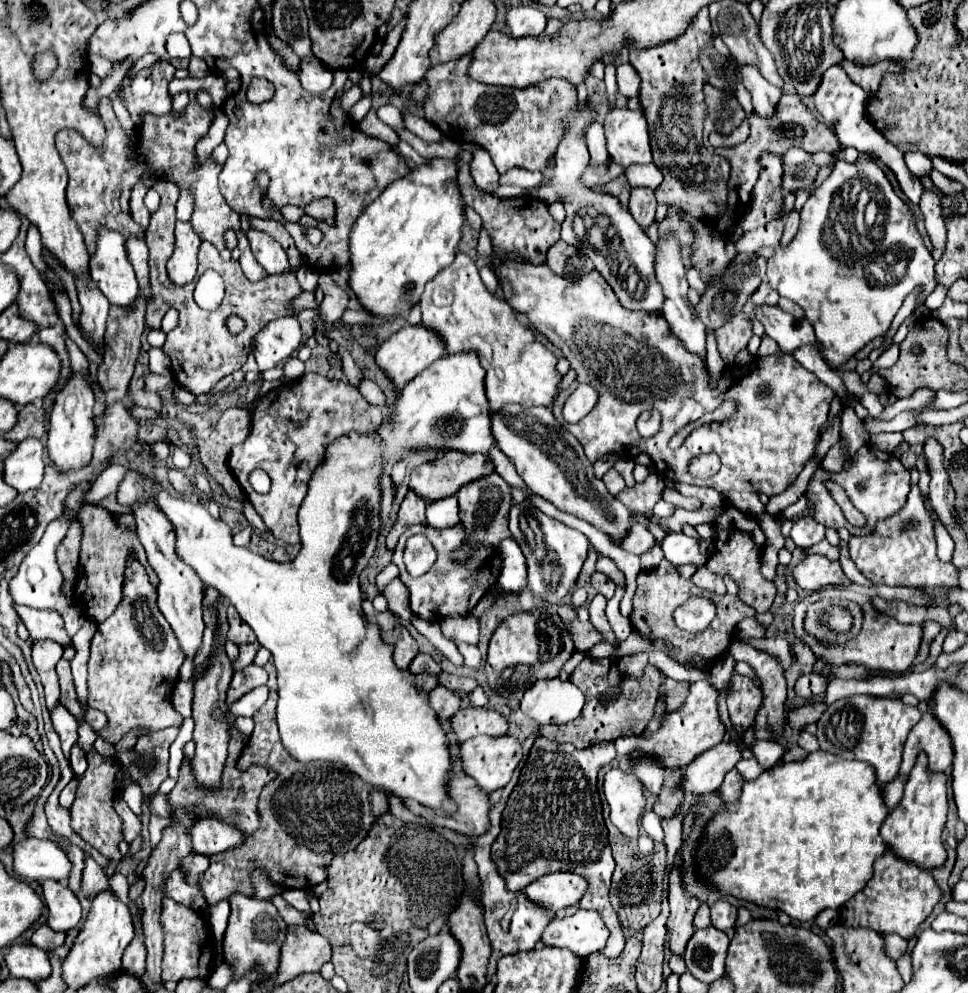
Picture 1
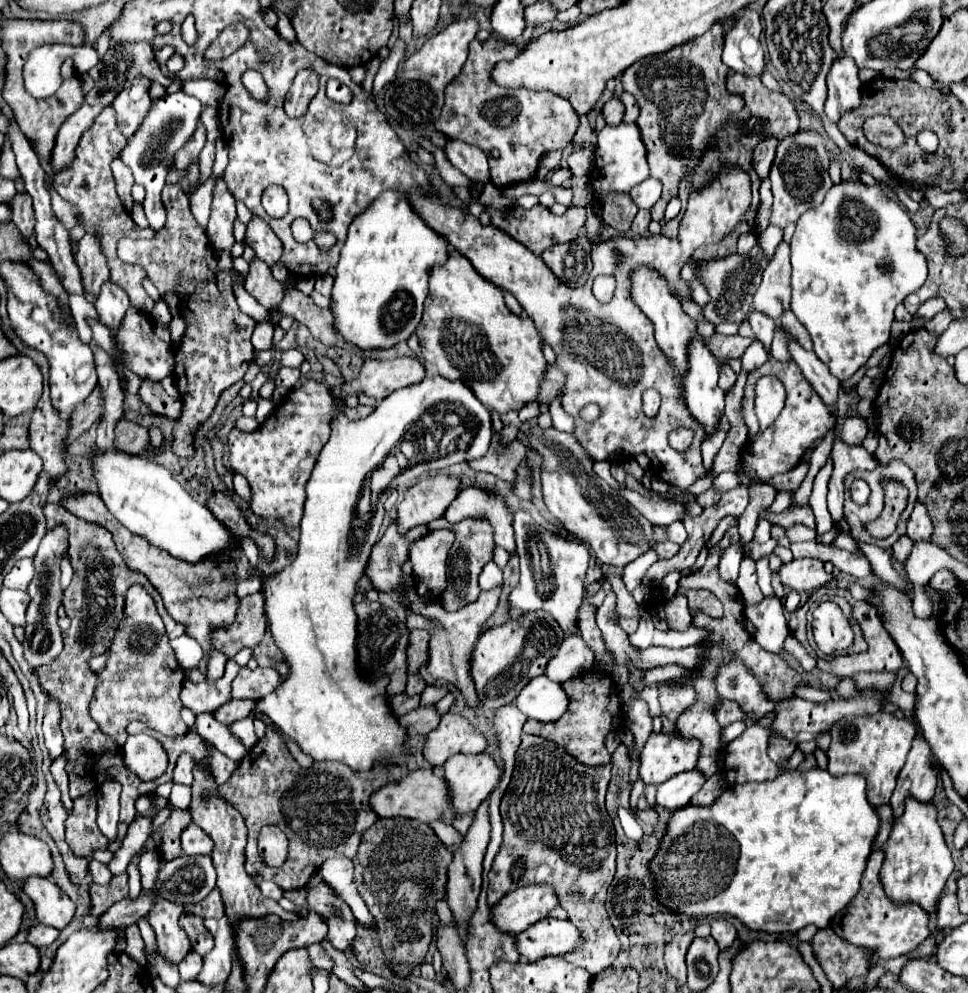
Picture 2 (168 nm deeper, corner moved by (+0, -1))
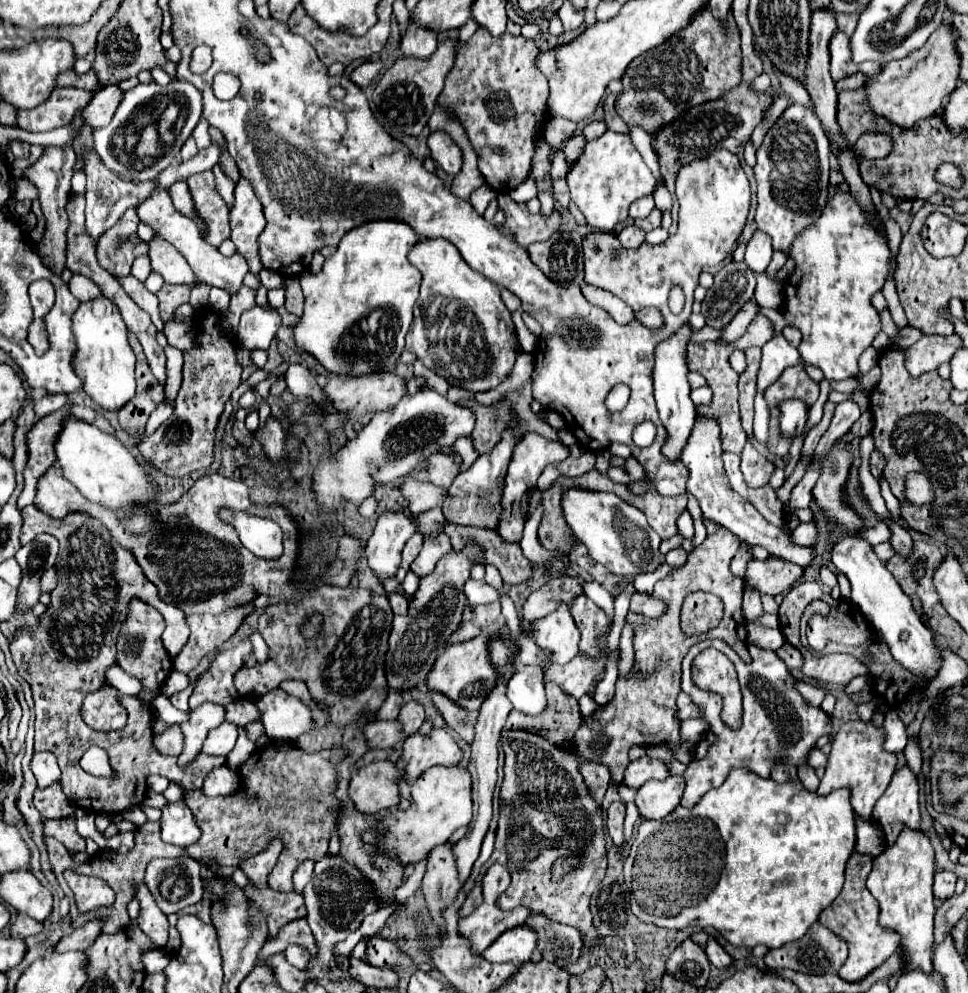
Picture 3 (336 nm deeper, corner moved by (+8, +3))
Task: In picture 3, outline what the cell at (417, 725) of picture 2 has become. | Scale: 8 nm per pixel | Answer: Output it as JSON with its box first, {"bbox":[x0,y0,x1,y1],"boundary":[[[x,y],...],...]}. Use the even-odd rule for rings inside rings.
{"bbox":[364,721,404,749],"boundary":[[[370,721],[364,727],[364,737],[368,749],[392,749],[398,741],[404,741],[398,721]]]}

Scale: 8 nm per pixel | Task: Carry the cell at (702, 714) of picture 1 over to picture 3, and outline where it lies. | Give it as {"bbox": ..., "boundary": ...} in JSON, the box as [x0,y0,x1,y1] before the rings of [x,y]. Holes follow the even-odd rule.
{"bbox":[622,757,668,789],"boundary":[[[642,757],[642,759],[638,759],[626,767],[622,783],[626,787],[638,789],[650,779],[666,779],[666,777],[668,777],[668,767],[660,759]]]}

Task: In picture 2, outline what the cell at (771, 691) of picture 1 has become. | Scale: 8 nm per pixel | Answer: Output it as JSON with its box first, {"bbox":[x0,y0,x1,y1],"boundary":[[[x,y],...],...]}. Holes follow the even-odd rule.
{"bbox":[768,735,796,765],"boundary":[[[770,735],[770,743],[768,743],[768,757],[776,763],[776,765],[782,765],[788,761],[788,757],[796,751],[796,743],[794,741],[788,741],[780,735]]]}

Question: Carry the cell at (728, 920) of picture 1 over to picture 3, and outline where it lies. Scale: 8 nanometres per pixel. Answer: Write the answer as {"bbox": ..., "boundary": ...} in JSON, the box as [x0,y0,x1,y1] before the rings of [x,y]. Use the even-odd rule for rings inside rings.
{"bbox":[706,937,732,969],"boundary":[[[710,937],[710,941],[708,941],[706,955],[708,955],[710,963],[712,963],[716,969],[724,969],[724,967],[728,967],[728,965],[732,963],[732,957],[730,957],[730,955],[716,943],[716,939],[712,939],[712,937]]]}

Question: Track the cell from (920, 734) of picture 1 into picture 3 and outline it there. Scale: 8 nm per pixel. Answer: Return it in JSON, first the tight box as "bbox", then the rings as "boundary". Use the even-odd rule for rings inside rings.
{"bbox":[872,767,920,845],"boundary":[[[908,767],[896,771],[890,787],[878,799],[872,819],[882,827],[886,845],[892,845],[902,829],[920,831],[918,779]]]}

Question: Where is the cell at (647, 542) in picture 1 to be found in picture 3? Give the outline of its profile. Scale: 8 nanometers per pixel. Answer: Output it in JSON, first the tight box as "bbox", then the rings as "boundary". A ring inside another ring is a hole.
{"bbox":[666,547,688,567],"boundary":[[[680,547],[680,549],[672,549],[668,555],[666,555],[666,563],[672,565],[672,567],[682,567],[686,565],[686,559],[688,559],[688,553]]]}

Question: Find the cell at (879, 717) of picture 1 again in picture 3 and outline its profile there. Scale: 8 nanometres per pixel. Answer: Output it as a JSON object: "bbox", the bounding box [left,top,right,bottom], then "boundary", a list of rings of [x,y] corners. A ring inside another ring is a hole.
{"bbox":[816,721,896,821],"boundary":[[[862,721],[844,723],[832,741],[826,775],[822,777],[816,793],[828,795],[836,789],[844,789],[844,787],[850,789],[850,801],[854,813],[864,821],[868,821],[872,817],[872,809],[876,801],[890,785],[890,779],[896,771],[896,755],[886,753],[882,749],[882,743],[884,743],[884,729],[876,729],[872,723],[862,723]]]}

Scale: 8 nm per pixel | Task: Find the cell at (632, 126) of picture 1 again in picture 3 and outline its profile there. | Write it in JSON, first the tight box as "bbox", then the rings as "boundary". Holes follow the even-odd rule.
{"bbox":[568,131,658,231],"boundary":[[[606,131],[602,137],[586,143],[578,163],[568,173],[568,185],[572,201],[586,217],[586,223],[596,231],[612,231],[616,223],[628,217],[628,207],[636,199],[656,191],[658,181],[632,145],[630,135]]]}

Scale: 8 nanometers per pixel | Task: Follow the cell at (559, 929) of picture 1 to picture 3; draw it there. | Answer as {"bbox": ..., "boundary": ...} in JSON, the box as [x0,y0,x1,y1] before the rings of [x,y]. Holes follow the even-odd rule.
{"bbox":[482,927,536,963],"boundary":[[[514,927],[502,933],[482,957],[490,963],[526,963],[536,949],[536,933],[528,927]]]}

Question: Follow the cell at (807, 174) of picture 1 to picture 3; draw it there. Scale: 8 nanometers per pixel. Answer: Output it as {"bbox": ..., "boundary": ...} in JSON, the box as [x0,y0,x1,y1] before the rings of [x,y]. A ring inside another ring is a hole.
{"bbox":[754,103,830,253],"boundary":[[[792,103],[768,129],[756,151],[754,165],[758,183],[756,223],[760,231],[770,235],[774,251],[788,253],[796,237],[822,215],[828,201],[828,157],[830,145],[826,145],[822,123],[814,117],[814,111],[804,105]]]}

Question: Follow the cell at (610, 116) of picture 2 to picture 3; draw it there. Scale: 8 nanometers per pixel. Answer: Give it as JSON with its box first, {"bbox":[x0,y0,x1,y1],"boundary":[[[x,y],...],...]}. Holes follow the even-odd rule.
{"bbox":[582,121,606,141],"boundary":[[[598,121],[598,123],[588,123],[588,125],[582,129],[582,135],[584,135],[586,141],[592,141],[592,139],[600,137],[604,131],[606,131],[604,121]]]}

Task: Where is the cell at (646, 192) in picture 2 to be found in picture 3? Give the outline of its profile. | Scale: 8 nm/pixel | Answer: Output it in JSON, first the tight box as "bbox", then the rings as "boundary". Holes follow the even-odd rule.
{"bbox":[630,197,654,219],"boundary":[[[644,197],[642,201],[636,201],[632,207],[630,207],[630,217],[632,219],[644,219],[652,213],[654,209],[654,199],[652,197]]]}

